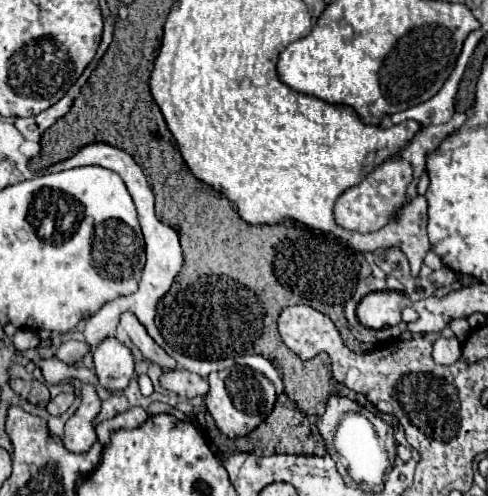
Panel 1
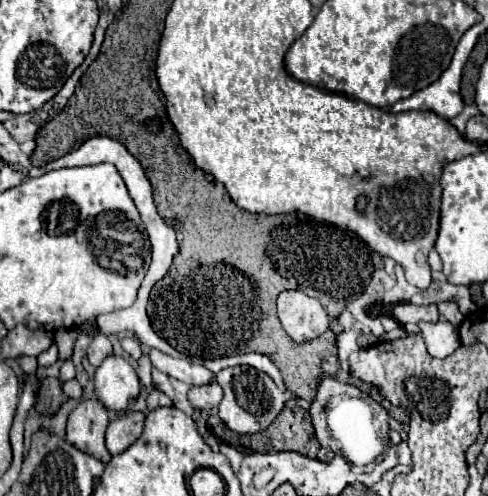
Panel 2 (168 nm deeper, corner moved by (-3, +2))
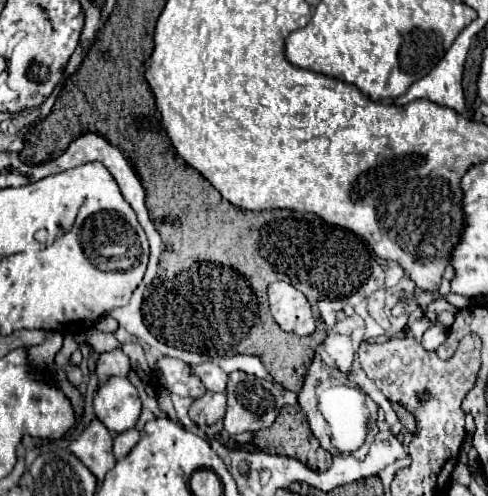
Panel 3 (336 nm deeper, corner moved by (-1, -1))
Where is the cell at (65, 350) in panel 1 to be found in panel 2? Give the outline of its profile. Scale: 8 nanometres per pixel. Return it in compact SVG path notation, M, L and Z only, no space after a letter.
M99 332L99 334L93 336L93 340L91 340L89 348L87 348L87 358L97 368L103 362L103 358L107 358L111 352L113 352L113 348L111 348L109 338Z

